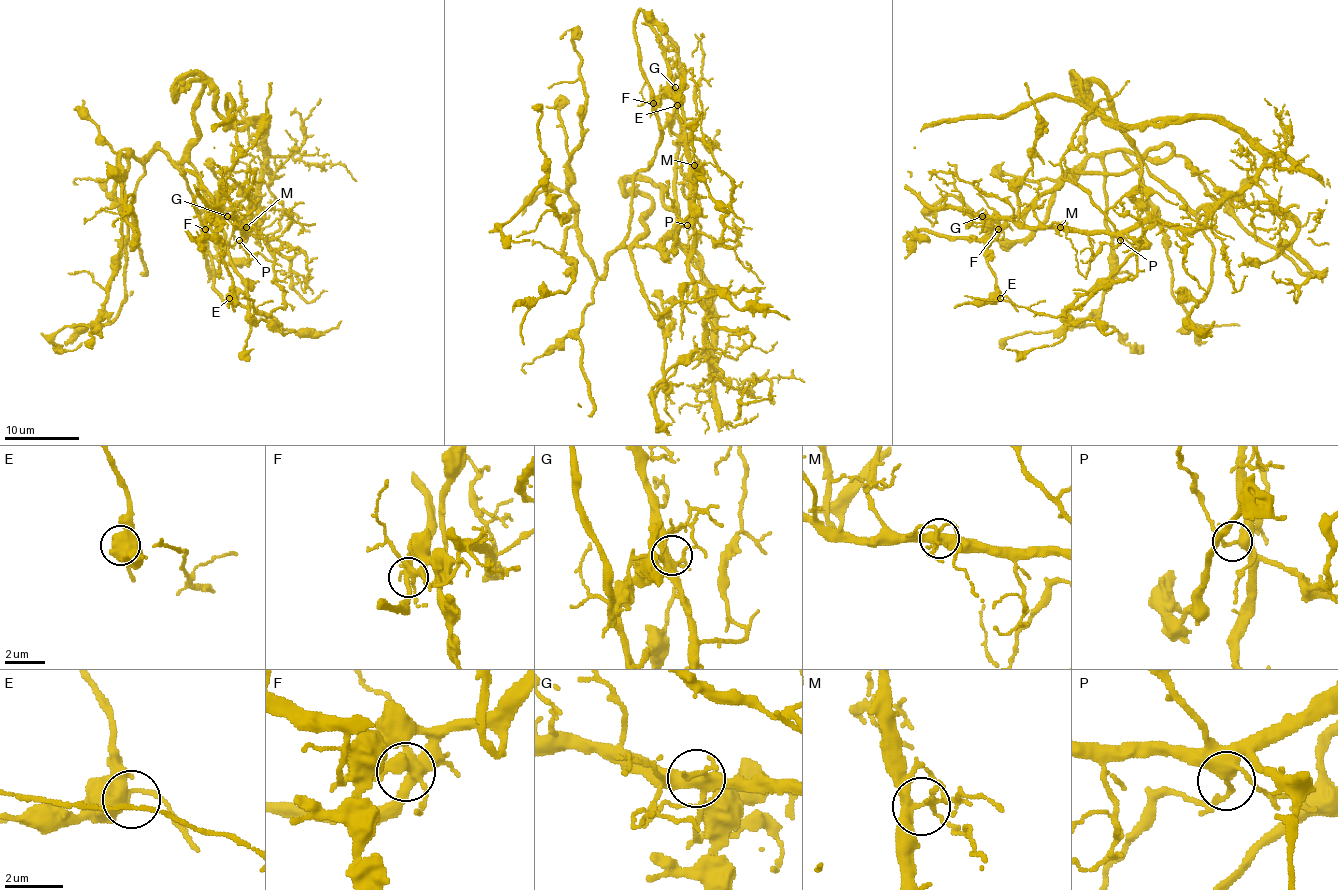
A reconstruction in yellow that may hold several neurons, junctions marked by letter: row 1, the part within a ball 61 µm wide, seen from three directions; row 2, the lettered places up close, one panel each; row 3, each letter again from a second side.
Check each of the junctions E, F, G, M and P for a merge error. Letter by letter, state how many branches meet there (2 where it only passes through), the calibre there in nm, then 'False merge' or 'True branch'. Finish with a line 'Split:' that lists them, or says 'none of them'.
E: Branches: 3. Thickness 440 nm. True branch
F: Branches: 6. Thickness 400 nm. True branch
G: Branches: 6. Thickness 400 nm. True branch
M: Branches: 5. Thickness 280 nm. True branch
P: Branches: 2. Thickness 320 nm. True branch
Split: none of them

